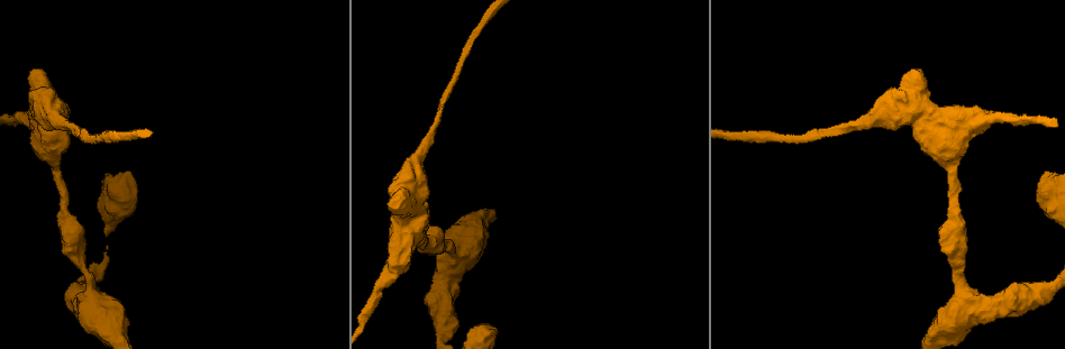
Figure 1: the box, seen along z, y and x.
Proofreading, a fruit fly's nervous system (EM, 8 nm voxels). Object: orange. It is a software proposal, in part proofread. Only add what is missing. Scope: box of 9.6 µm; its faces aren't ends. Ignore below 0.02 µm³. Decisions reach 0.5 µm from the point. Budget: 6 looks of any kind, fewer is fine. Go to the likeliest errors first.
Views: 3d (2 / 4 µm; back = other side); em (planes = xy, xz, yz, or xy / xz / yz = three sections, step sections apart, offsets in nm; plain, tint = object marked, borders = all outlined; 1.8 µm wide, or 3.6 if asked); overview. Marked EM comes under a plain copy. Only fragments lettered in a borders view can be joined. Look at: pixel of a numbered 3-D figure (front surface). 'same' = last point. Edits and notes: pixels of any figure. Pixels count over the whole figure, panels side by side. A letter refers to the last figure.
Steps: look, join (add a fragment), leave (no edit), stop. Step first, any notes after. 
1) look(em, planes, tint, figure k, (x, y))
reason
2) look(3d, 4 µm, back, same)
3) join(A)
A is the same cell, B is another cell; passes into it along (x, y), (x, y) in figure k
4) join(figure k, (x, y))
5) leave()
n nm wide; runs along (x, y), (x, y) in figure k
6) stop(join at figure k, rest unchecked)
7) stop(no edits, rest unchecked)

look(em, 3.6 µm, planes, tint, figure 1, (443, 336))
sudden change in width

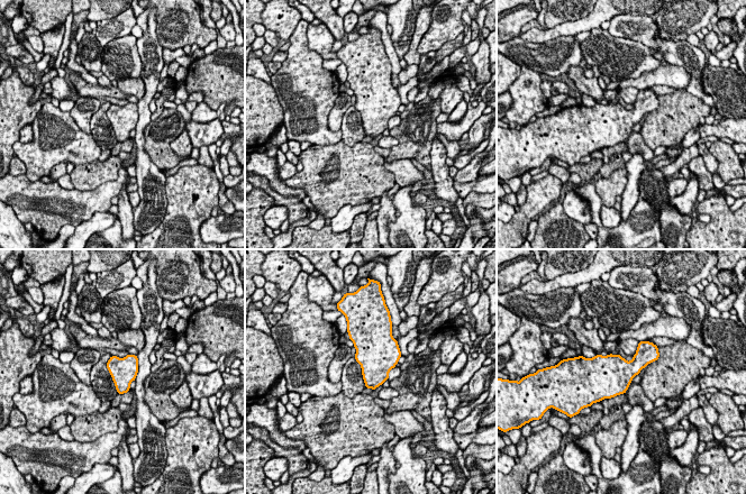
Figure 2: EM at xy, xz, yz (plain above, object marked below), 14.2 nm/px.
look(em, 3.6 µm, planes, borders, same)
what lies round it

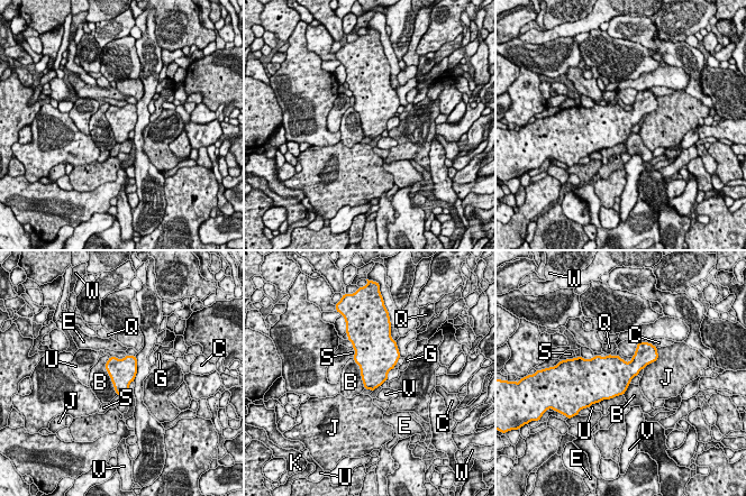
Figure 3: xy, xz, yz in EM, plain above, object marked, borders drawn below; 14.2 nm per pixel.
leave()
B, C, E, G, J, K, Q, S, U, V and W are other cells; border along (109, 357), (106, 370), (117, 394) in figure 3; no lettered fragment goes on from it

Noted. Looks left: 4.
look(3d, 4 µm, figure 1, (899, 112))
sudden change in width

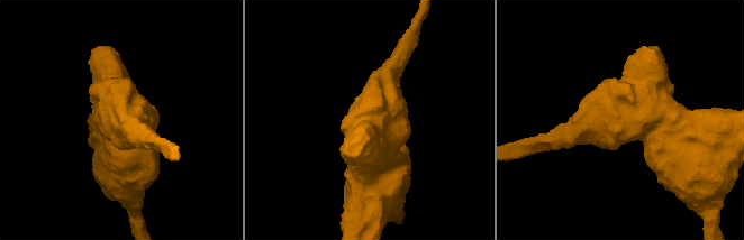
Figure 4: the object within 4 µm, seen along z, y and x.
look(em, 3.6 µm, planes, tint, figure 4, (616, 113))

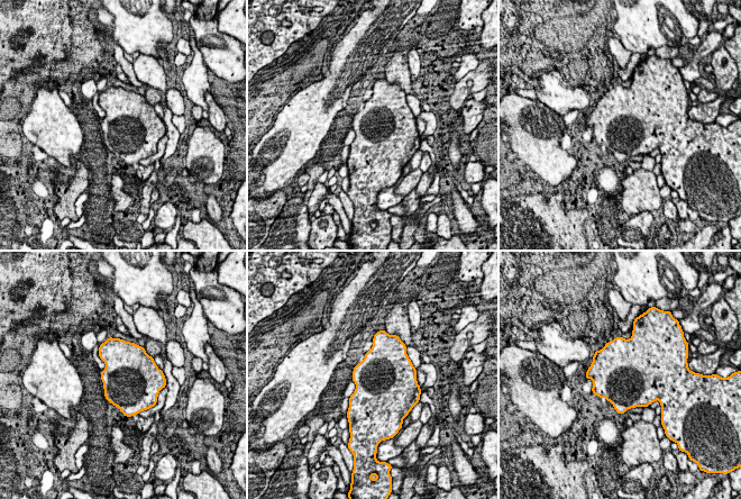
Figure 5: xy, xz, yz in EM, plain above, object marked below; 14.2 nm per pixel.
look(em, 3.6 µm, planes, borders, same)

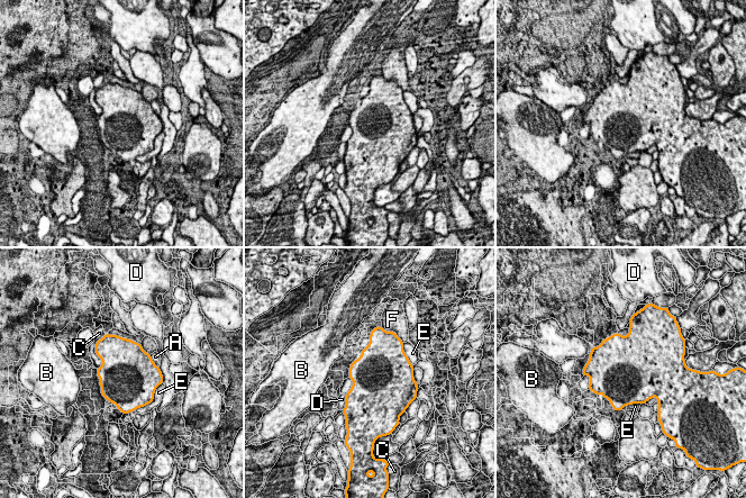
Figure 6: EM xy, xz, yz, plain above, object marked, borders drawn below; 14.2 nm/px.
leave()
C touches over 460 nm; A, B, C, D, E and F are other cells; no lettered fragment goes on from it

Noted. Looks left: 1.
stop(no edits, rest unchecked)

